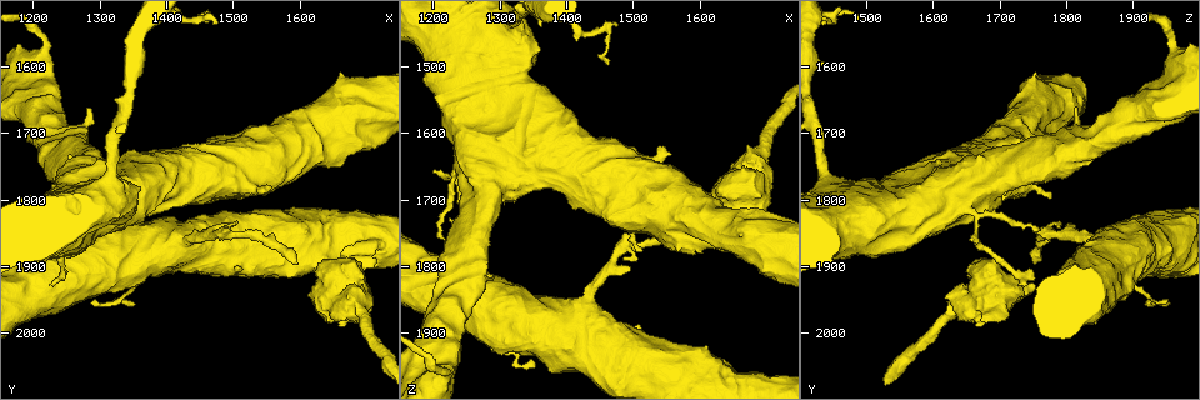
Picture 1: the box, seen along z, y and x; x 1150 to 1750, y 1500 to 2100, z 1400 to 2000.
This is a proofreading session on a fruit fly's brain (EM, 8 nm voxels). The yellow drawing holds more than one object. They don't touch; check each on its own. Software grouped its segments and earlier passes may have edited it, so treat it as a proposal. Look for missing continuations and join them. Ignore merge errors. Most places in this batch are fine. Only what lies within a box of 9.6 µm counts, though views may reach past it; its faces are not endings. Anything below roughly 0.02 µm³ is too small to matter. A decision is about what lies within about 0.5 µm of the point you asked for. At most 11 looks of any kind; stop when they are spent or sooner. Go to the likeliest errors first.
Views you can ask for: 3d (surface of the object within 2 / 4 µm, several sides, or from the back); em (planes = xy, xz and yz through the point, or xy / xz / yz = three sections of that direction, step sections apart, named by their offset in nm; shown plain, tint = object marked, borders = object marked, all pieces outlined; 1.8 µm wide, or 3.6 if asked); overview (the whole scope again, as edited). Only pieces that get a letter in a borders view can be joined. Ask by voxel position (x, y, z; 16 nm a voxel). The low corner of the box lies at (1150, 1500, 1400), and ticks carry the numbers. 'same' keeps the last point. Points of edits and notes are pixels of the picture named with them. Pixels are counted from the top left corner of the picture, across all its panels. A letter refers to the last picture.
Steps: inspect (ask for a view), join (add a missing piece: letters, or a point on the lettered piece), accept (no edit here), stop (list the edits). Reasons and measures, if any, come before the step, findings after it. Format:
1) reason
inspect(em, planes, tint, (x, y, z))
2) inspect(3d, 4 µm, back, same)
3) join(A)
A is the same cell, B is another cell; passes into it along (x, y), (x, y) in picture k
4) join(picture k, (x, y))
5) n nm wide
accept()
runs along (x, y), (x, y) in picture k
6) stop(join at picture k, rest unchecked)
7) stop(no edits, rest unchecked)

free end
inspect(em, yz, step 8, tint, (1555, 1785, 1630))

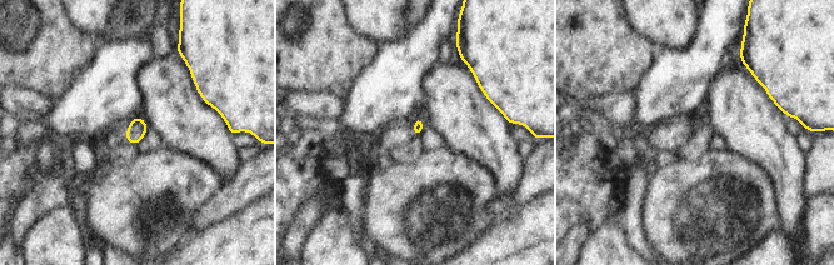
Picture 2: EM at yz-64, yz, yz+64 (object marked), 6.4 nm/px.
inspect(em, planes, borders, same)

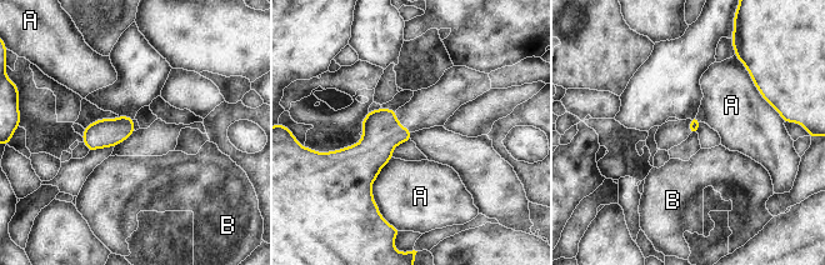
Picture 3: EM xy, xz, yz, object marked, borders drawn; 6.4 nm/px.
accept()
A and B are other cells; border along (393, 158), (371, 185), (380, 215) in picture 3; no lettered piece goes on from it

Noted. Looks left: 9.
branch stops here
inspect(em, 3.6 µm, planes, borders, (1505, 1830, 1790))

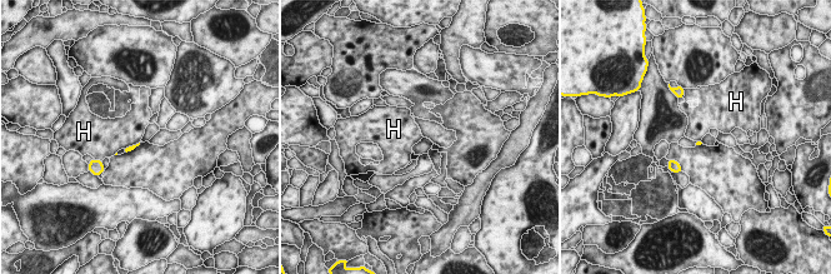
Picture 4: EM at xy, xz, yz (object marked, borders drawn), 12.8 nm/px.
accept()
H is another cell; border along (140, 140), (124, 148) in picture 4; none of them fits

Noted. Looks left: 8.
free end
inspect(em, xz, step 16, tint, (1285, 1955, 1925))

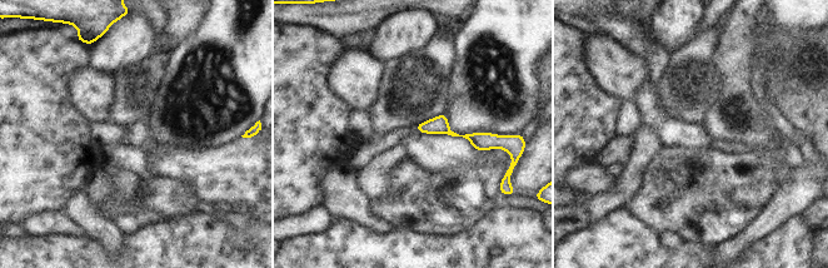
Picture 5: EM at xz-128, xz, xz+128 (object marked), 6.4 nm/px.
inspect(em, planes, borders, same)

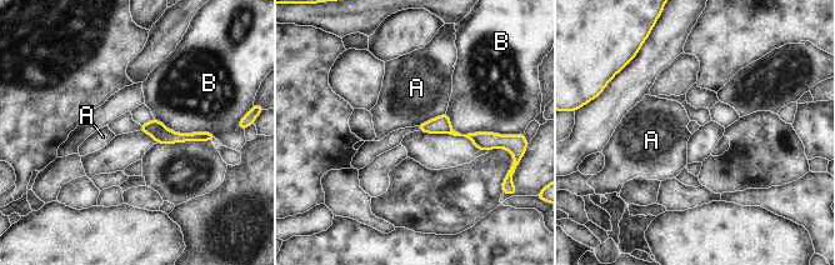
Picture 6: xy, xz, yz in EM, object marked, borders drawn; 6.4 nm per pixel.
accept()
A and B are other cells; none of them fits

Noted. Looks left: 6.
tapers out
inspect(em, planes, borders, (1245, 1920, 1750))

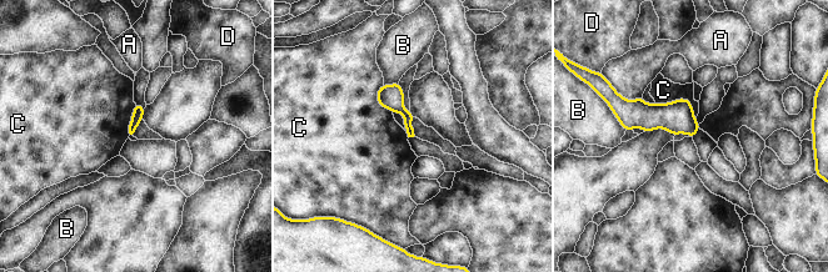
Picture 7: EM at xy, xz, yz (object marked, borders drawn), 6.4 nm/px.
accept()
A, B, C and D are other cells; border along (656, 102), (687, 99), (696, 120) in picture 7; no lettered piece goes on from it

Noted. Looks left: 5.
stop(no edits, rest unchecked)

